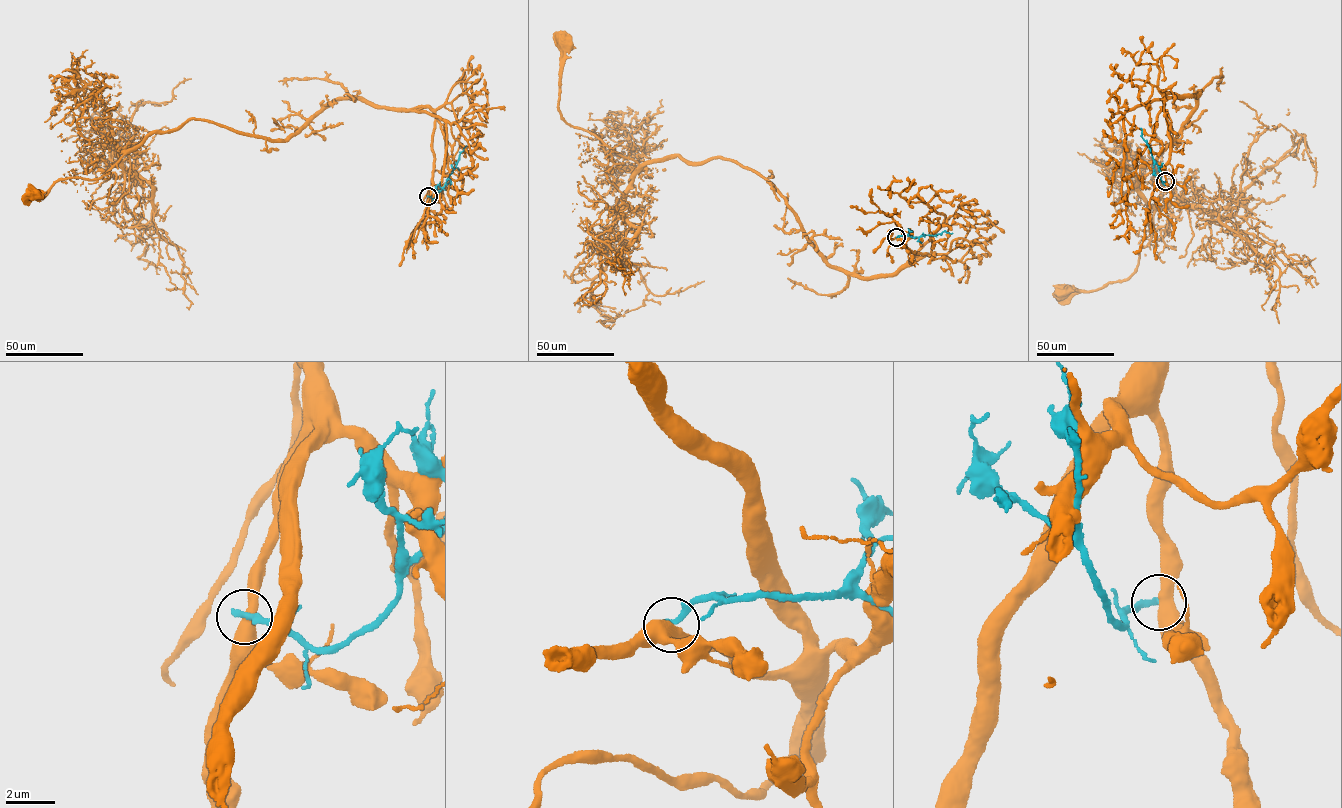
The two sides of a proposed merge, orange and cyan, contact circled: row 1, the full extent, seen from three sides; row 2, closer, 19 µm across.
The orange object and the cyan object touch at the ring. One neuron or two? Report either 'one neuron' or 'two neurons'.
two neurons

